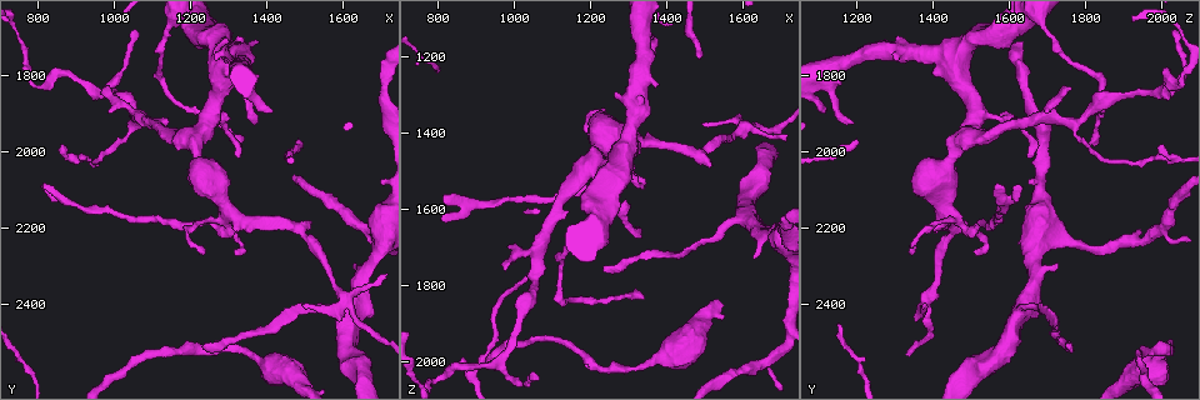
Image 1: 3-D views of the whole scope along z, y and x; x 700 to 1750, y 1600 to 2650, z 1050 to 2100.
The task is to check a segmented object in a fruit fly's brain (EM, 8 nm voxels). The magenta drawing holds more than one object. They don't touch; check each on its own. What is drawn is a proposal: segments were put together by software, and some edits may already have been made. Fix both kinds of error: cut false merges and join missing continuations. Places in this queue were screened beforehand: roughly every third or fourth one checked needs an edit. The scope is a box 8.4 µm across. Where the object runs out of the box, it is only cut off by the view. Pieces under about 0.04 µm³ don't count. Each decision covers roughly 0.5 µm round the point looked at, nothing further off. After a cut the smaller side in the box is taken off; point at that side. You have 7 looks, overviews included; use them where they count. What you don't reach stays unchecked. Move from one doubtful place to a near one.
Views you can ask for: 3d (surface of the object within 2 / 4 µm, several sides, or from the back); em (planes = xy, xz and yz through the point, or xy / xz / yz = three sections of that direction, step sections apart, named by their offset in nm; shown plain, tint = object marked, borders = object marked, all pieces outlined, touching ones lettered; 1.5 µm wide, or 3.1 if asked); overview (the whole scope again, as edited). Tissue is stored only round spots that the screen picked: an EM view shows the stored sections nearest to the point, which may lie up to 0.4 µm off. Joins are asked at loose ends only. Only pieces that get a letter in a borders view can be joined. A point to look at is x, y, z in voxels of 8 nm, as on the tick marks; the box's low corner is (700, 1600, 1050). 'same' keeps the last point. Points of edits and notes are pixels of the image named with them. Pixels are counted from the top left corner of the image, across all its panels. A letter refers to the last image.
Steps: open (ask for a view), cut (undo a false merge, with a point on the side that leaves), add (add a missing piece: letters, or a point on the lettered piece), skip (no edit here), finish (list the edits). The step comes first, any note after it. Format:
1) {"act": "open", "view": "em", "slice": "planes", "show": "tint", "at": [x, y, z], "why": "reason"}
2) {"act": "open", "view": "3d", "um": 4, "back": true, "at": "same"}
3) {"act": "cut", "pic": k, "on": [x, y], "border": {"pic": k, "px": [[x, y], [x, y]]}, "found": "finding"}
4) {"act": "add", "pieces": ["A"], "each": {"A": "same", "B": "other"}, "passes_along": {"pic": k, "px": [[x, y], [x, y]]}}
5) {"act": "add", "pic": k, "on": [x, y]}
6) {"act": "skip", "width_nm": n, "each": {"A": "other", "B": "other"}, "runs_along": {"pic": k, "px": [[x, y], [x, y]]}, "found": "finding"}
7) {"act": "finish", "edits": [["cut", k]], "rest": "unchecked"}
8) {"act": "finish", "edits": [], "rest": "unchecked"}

{"act": "open", "view": "em", "slice": "xz", "step": 8, "show": "tint", "at": [1315, 2005, 1650], "why": "branch stops here"}

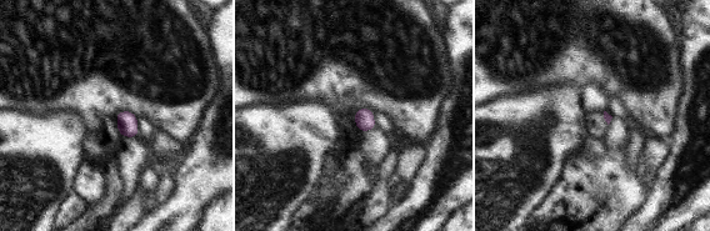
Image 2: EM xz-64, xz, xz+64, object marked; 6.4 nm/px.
{"act": "open", "view": "em", "slice": "xy", "step": 4, "show": "borders", "at": "same", "why": "another direction"}

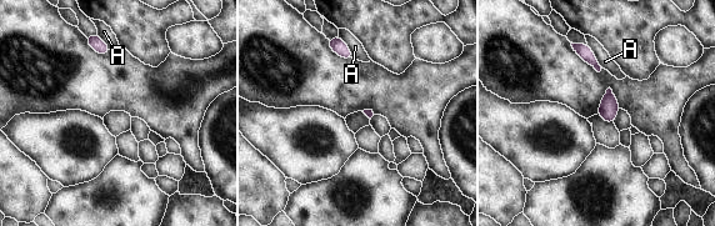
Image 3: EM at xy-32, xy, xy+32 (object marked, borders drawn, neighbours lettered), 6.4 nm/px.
{"act": "skip", "each": {"A": "other"}, "border": {"pic": 3, "px": [[338, 36], [354, 58]]}, "found": "none of them fits"}

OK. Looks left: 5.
{"act": "open", "view": "em", "slice": "planes", "show": "borders", "at": [1240, 2505, 1765], "why": "free end"}

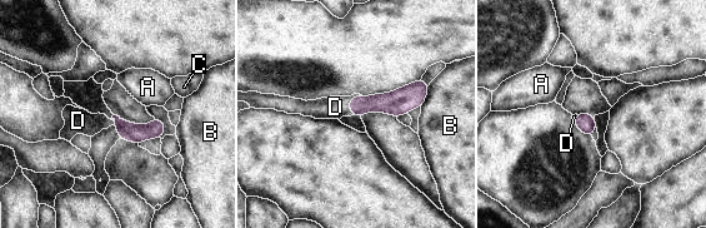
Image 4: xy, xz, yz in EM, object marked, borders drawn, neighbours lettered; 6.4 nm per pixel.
{"act": "add", "pieces": ["D"], "each": {"A": "other", "B": "other", "C": "other", "D": "same"}, "passes_along": {"pic": 4, "px": [[389, 103], [350, 99], [335, 107]]}, "found": "the neuron continues"}

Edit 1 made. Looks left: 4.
{"act": "open", "view": "em", "slice": "planes", "show": "tint", "at": [890, 2020, 2035], "why": "sharp bend"}

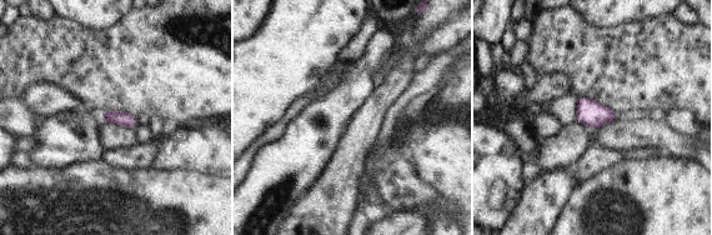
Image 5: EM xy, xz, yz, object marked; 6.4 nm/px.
{"act": "open", "view": "em", "slice": "planes", "show": "borders", "at": "same", "why": "what lies round it"}

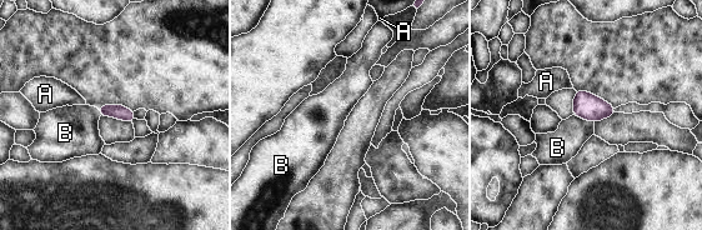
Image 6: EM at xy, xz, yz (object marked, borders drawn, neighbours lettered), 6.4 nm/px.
{"act": "skip", "each": {"A": "other", "B": "other"}, "border": {"pic": 6, "px": [[573, 114], [593, 123]]}, "found": "all the same neuron"}

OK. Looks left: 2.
{"act": "finish", "edits": [["add", 4]], "rest": "unchecked"}

